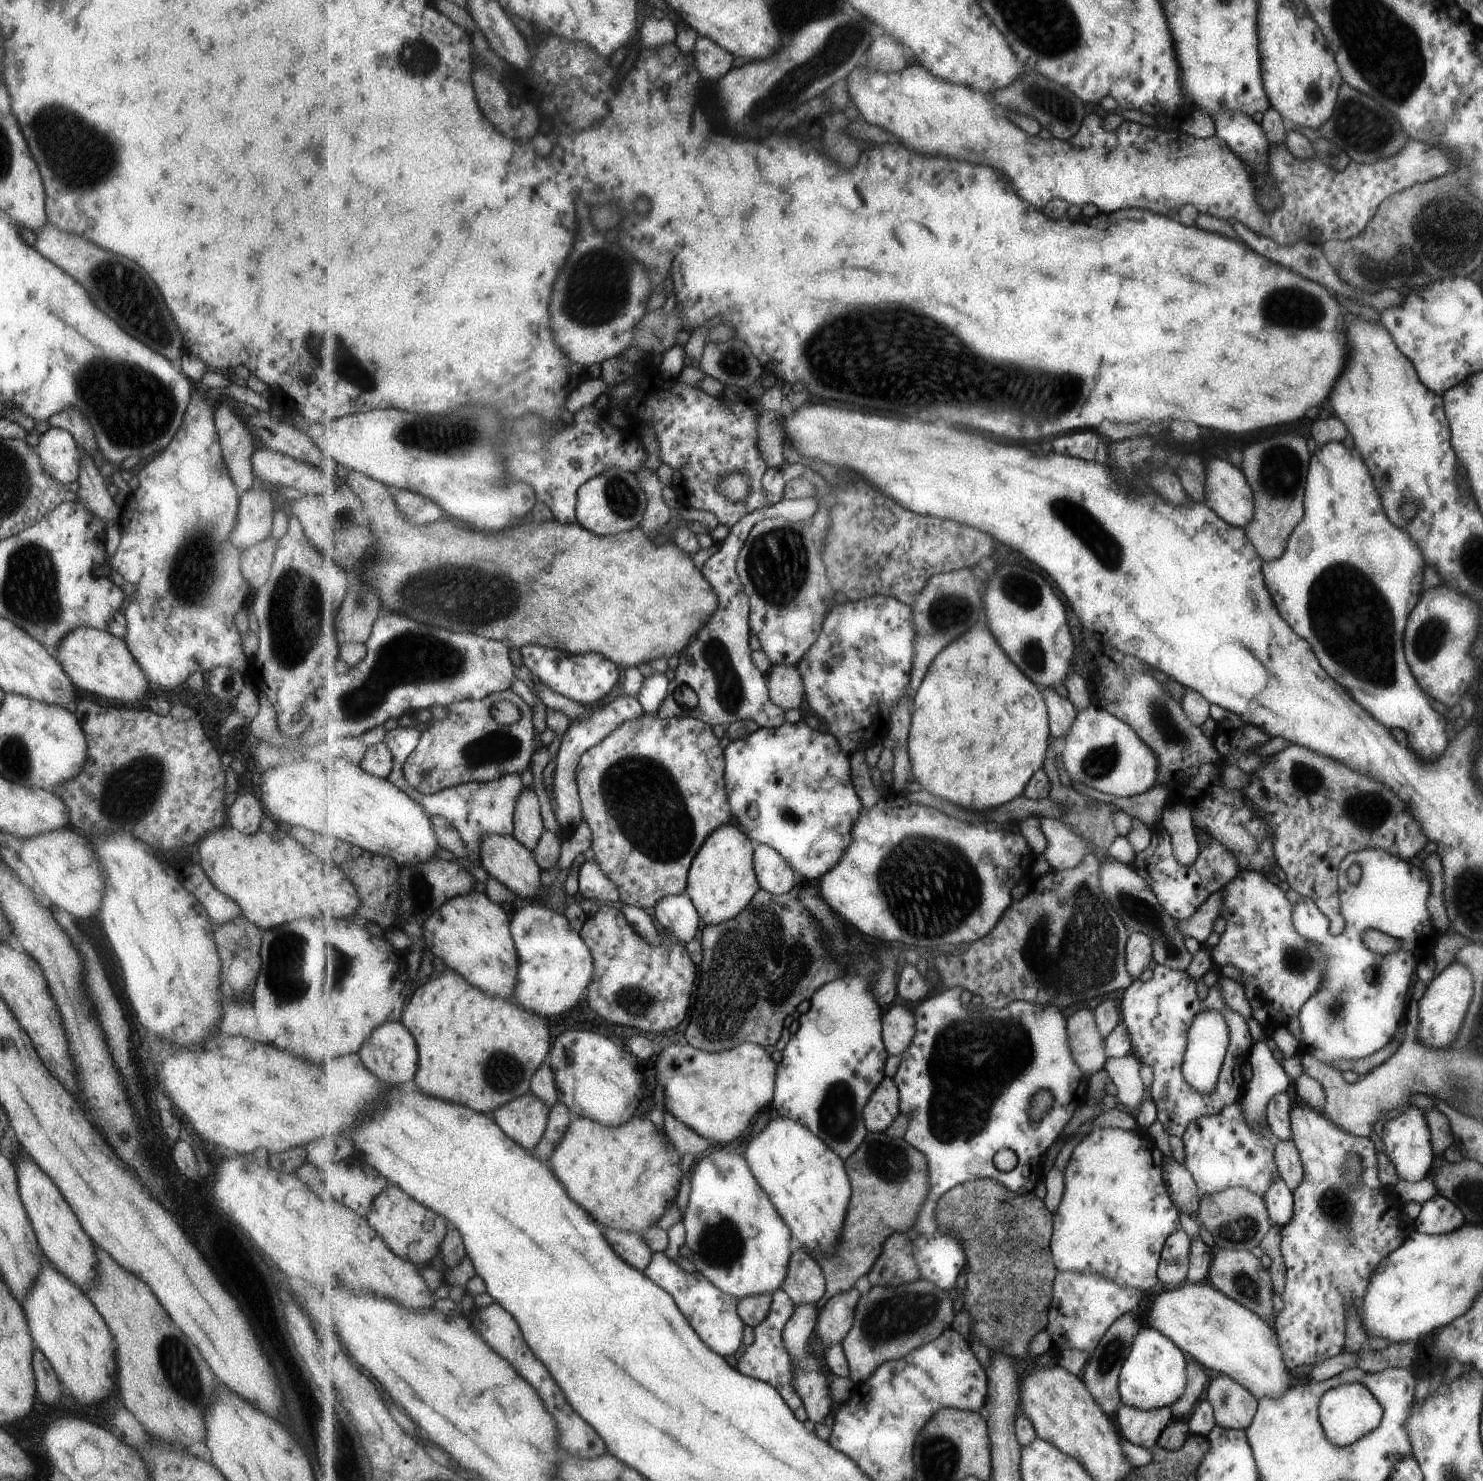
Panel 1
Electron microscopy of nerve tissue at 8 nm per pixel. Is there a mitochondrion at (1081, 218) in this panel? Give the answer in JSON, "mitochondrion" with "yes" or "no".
{"mitochondrion":"no"}

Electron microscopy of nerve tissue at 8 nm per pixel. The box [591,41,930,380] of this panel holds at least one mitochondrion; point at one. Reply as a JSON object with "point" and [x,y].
{"point":[801,79]}

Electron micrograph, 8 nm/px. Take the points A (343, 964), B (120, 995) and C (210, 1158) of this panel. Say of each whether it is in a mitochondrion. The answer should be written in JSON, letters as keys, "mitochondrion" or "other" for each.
{"A":"mitochondrion","B":"other","C":"other"}

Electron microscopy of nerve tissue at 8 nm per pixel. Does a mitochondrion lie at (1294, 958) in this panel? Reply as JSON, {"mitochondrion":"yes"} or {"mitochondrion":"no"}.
{"mitochondrion":"yes"}

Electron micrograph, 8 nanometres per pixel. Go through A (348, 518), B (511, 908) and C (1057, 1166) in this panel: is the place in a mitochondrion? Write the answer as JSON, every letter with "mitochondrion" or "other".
{"A":"mitochondrion","B":"other","C":"other"}

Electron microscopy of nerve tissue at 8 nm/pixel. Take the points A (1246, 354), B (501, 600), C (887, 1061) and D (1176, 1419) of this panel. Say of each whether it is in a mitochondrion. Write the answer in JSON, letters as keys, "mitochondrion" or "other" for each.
{"A":"other","B":"mitochondrion","C":"other","D":"other"}

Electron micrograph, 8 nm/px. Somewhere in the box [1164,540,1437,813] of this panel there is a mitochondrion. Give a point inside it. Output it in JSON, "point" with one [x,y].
{"point":[1364,655]}

